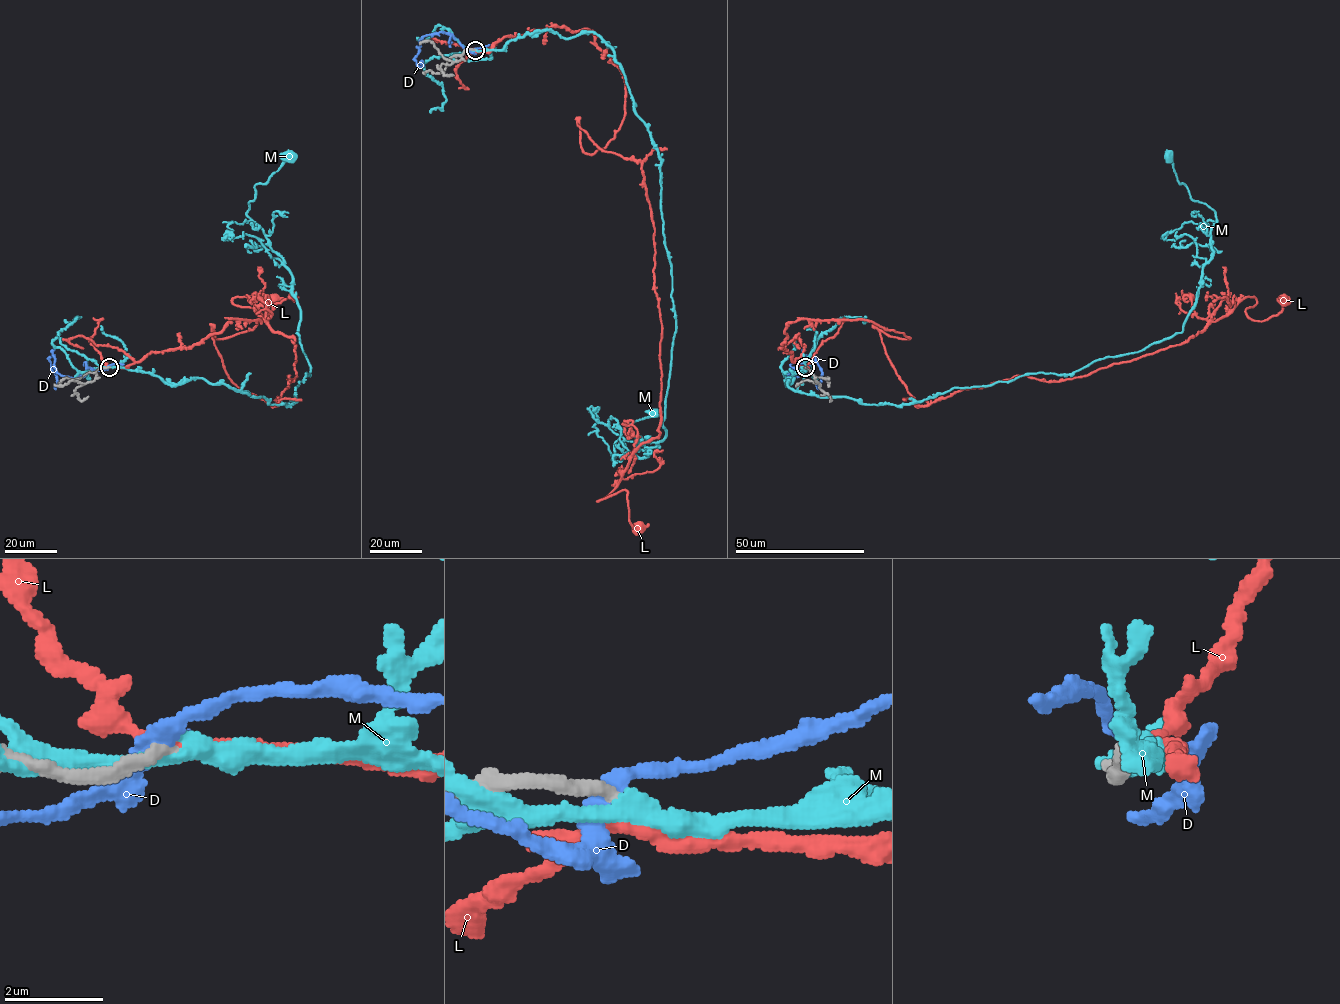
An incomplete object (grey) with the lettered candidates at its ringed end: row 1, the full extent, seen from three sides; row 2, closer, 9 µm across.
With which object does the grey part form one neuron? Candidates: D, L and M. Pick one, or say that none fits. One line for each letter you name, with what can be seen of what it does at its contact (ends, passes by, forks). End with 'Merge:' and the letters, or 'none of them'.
L: it passes by
Merge: L

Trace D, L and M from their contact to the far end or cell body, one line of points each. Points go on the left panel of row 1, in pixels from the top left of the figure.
D: (109, 366), (101, 370), (92, 369), (76, 378), (61, 376), (53, 356), (49, 360), (56, 376), (54, 389)
L: (109, 367), (259, 319), (212, 325), (213, 343), (276, 406), (294, 339), (232, 301), (263, 321), (271, 299)
M: (109, 367), (295, 402), (310, 366), (292, 274), (247, 215), (254, 186), (289, 155)

